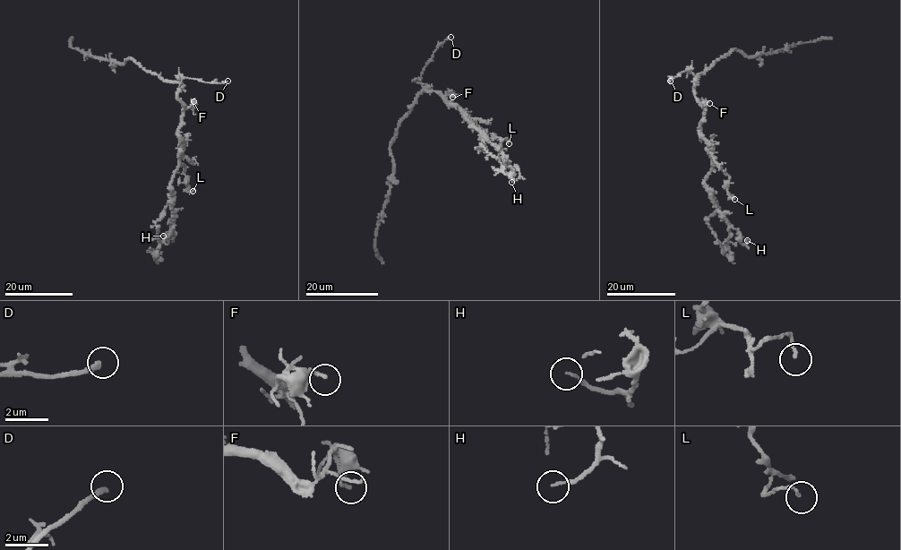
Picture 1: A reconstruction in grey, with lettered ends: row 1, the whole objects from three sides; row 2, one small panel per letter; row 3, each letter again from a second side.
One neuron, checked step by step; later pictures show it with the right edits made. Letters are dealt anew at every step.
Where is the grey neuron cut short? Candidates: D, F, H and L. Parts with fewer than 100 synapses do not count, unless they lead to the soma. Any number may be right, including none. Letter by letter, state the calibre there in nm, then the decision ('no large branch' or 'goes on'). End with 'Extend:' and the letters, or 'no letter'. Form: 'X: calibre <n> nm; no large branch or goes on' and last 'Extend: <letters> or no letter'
D: calibre 240 nm; goes on
F: calibre 170 nm; no large branch
H: calibre 100 nm; no large branch
L: calibre 110 nm; no large branch
Extend: D

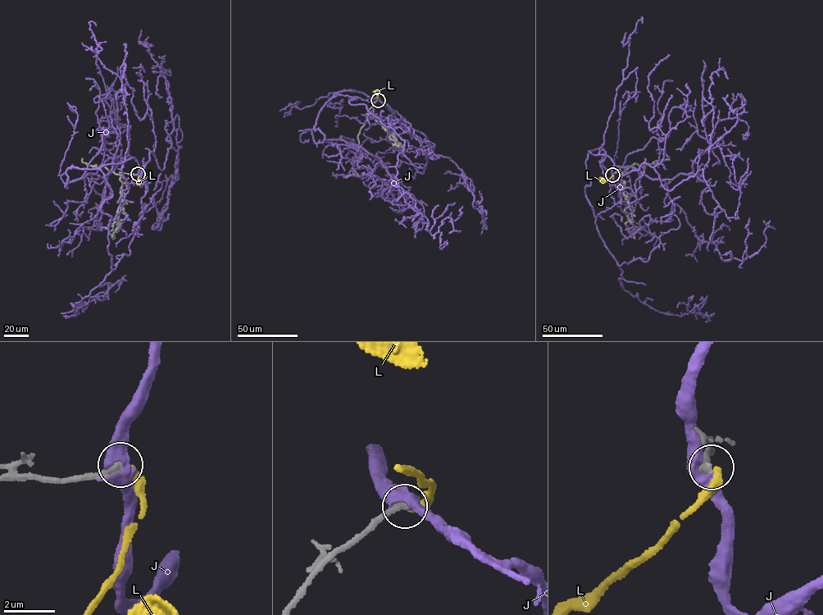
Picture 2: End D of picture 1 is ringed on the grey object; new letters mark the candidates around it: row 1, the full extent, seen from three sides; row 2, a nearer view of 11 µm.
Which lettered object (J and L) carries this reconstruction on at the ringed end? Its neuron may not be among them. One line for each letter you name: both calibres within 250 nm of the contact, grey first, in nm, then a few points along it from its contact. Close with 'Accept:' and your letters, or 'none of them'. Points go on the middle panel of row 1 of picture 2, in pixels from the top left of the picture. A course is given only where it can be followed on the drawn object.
Accept: none of them

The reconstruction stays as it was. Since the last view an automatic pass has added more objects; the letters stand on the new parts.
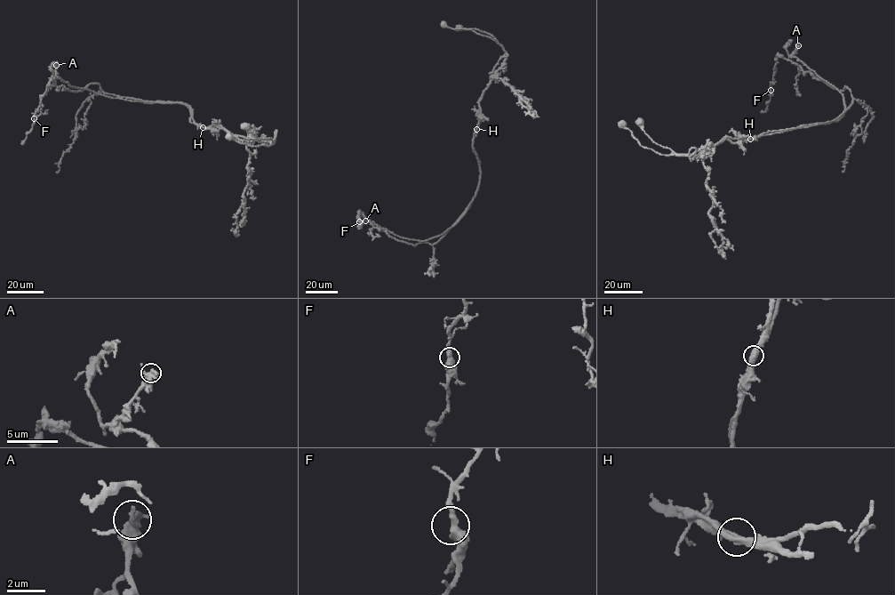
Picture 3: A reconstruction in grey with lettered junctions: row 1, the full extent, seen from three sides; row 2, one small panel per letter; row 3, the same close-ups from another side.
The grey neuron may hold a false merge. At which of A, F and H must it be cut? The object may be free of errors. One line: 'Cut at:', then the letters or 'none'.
Cut at: H

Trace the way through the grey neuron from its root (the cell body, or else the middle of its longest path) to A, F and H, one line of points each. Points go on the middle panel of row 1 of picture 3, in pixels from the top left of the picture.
A: (459, 28), (507, 52), (479, 102), (475, 196), (456, 223), (423, 241), (365, 221)
F: (459, 28), (507, 52), (479, 102), (475, 196), (432, 245), (398, 241), (360, 212), (359, 221)
H: (459, 28), (470, 28), (492, 38), (507, 52), (494, 68), (489, 85), (480, 100), (481, 116), (476, 129)

